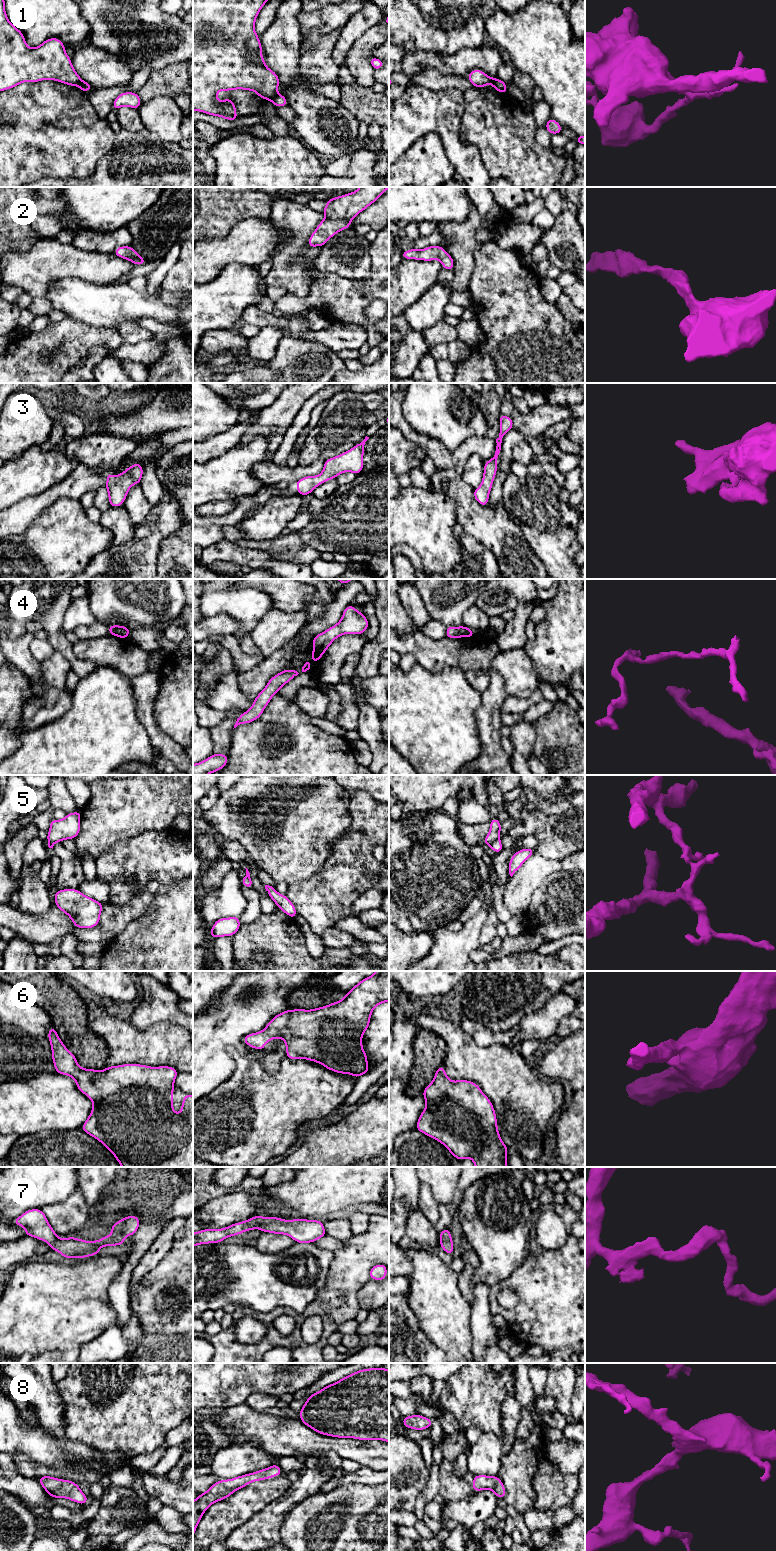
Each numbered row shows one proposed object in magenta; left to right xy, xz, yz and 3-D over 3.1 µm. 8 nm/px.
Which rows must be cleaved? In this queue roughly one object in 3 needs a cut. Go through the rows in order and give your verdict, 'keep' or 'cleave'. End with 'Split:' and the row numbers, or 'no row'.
1: cleave
2: keep
3: keep
4: cleave
5: cleave
6: keep
7: keep
8: keep
Split: 1, 4, 5

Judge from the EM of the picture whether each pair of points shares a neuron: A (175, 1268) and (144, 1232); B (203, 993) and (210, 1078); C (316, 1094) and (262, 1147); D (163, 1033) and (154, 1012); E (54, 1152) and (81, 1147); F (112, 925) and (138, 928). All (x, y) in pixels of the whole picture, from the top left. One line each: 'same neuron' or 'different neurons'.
A: different neurons
B: different neurons
C: same neuron
D: different neurons
E: same neuron
F: different neurons

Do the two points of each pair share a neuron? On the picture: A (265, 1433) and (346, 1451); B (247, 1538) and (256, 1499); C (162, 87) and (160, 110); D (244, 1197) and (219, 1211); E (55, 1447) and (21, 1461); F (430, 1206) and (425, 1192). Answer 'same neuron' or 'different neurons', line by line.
A: same neuron
B: different neurons
C: different neurons
D: same neuron
E: different neurons
F: same neuron

